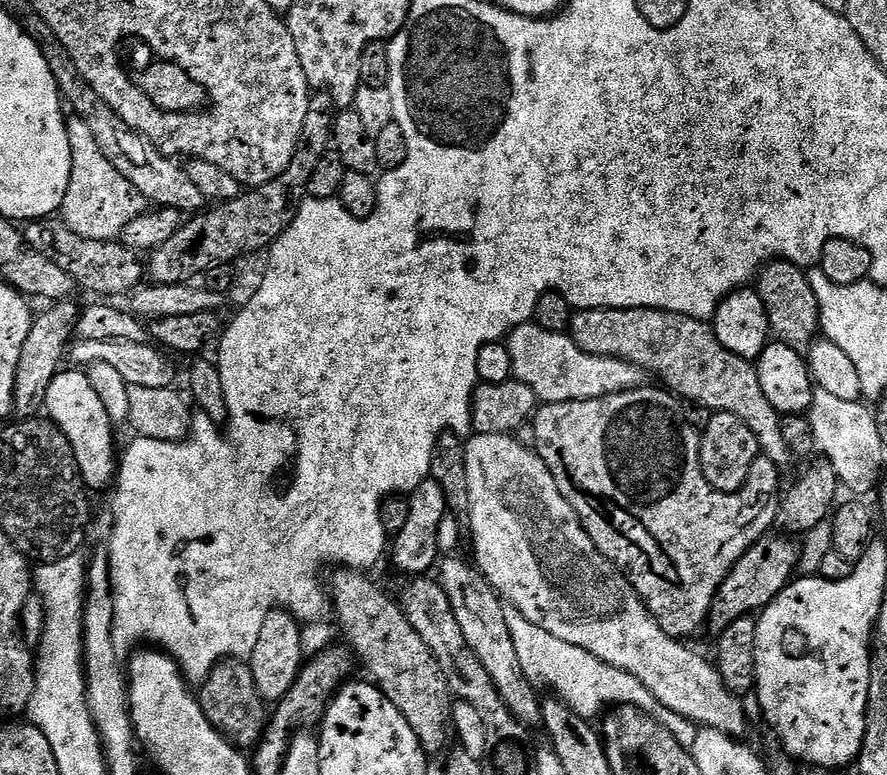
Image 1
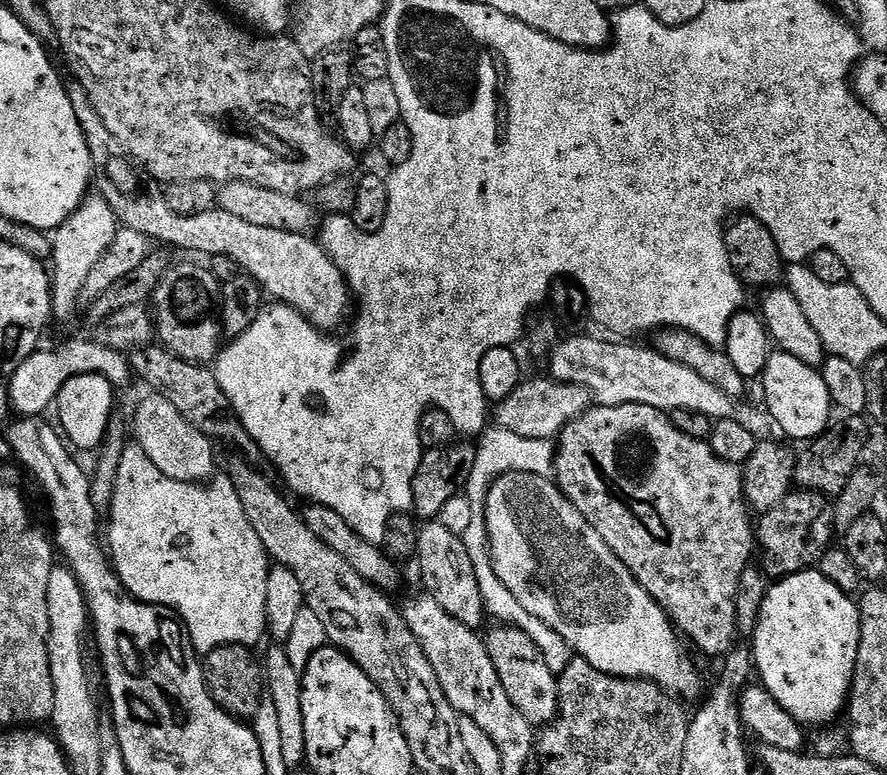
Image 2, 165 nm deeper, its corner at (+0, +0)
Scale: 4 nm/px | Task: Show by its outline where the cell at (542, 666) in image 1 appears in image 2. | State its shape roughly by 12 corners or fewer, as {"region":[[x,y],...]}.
{"region":[[485,502],[472,506],[461,538],[485,613],[522,629],[557,676],[568,643],[528,614],[494,570]]}

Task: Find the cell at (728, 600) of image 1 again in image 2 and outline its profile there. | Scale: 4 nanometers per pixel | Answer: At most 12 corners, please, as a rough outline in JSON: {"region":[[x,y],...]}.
{"region":[[792,490],[759,517],[768,578],[819,565],[833,547],[833,505]]}

